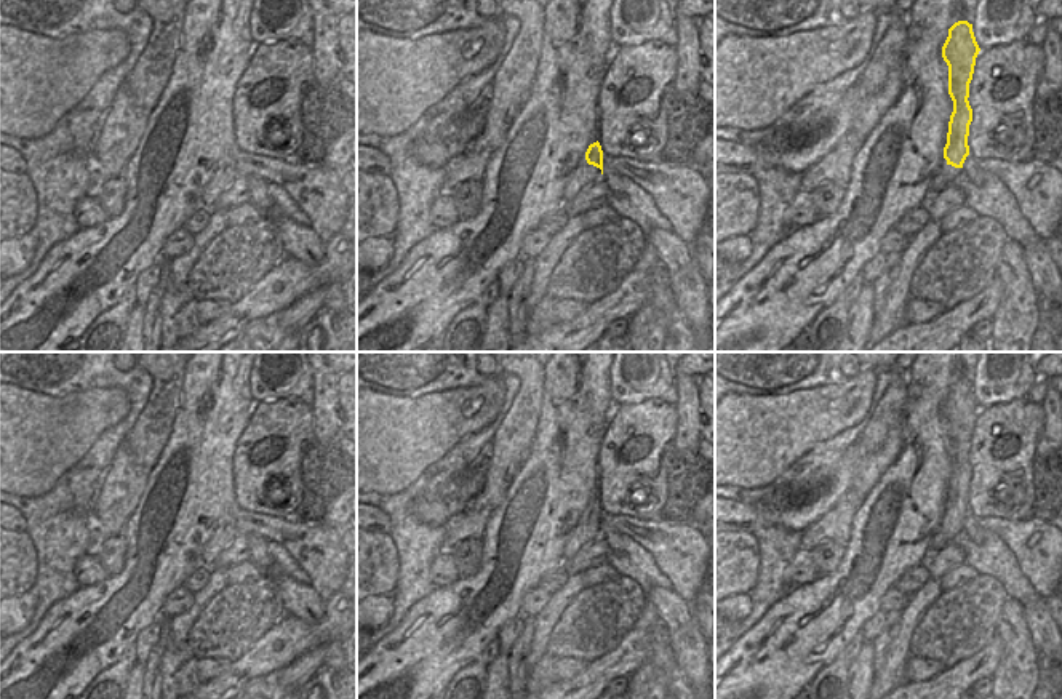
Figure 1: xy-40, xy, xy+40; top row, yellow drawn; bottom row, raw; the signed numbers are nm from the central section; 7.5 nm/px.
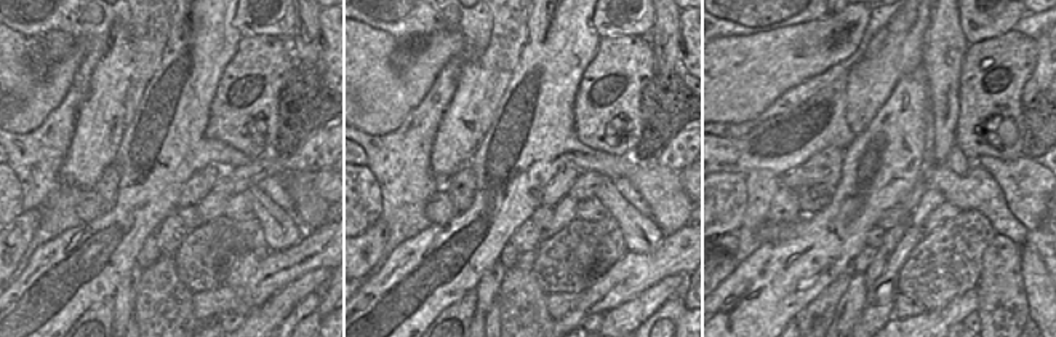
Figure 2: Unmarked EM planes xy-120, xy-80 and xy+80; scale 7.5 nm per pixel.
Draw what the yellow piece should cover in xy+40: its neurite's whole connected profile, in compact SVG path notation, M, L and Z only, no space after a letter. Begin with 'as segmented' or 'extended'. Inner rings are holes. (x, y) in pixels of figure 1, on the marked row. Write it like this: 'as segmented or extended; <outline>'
extended; M958 21L948 29L948 37L942 46L942 58L948 66L948 94L953 101L953 112L948 122L944 157L931 179L929 195L936 195L944 187L953 184L969 155L968 136L972 109L968 98L979 51L972 24Z

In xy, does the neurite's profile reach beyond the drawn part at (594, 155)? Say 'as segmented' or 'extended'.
extended

